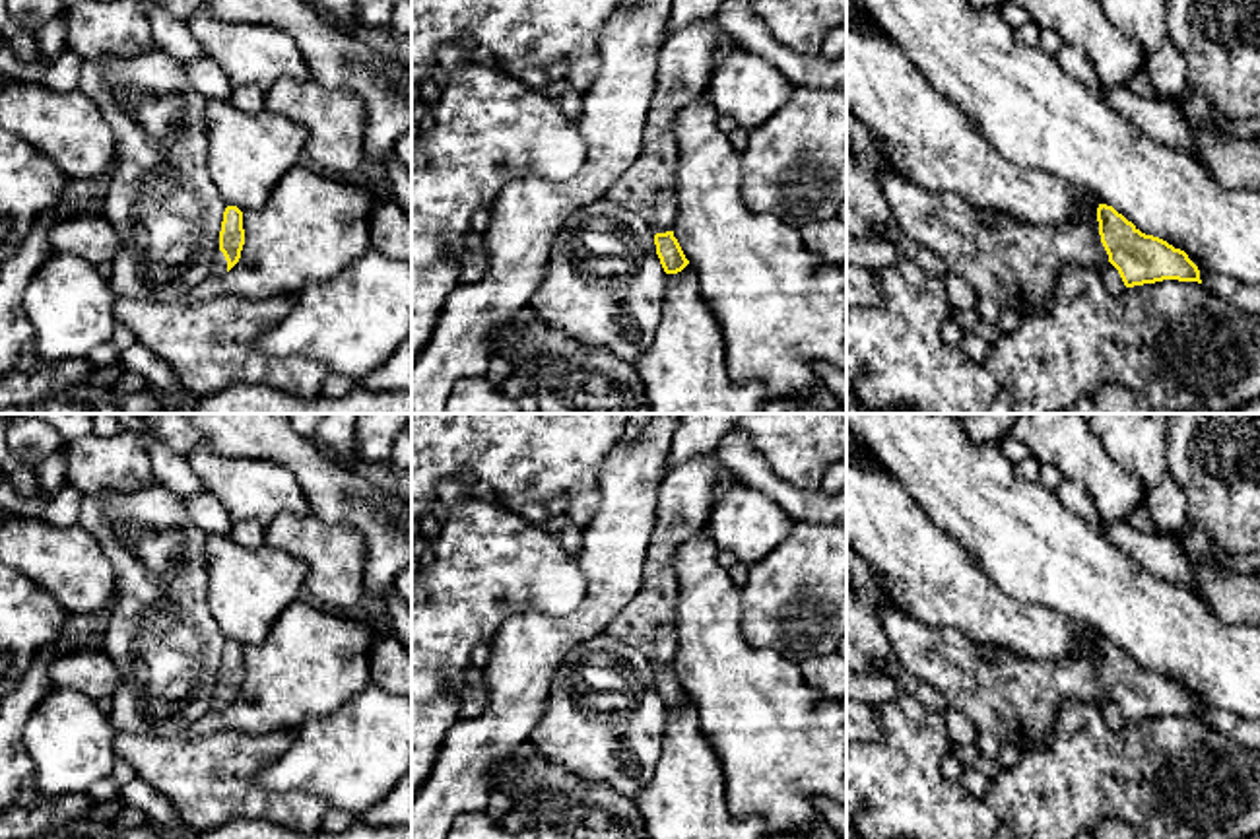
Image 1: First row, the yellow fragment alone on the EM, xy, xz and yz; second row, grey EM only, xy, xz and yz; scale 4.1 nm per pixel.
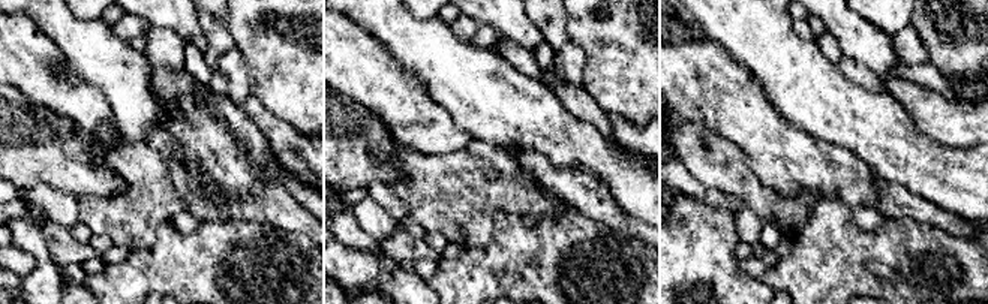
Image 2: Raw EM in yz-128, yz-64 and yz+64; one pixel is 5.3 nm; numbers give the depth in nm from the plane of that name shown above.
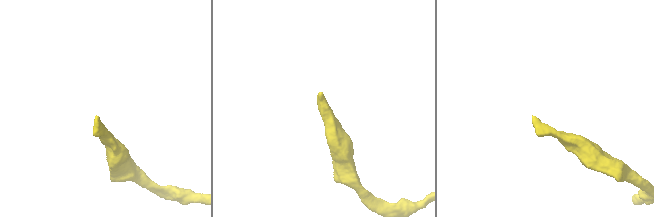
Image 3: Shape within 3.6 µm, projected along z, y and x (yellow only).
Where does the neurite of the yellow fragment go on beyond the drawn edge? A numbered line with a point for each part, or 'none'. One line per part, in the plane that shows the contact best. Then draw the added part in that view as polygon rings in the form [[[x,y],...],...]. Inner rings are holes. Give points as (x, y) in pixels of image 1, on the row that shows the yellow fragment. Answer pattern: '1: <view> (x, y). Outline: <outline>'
1: yz (1016, 263). Outline: [[[883,171],[879,185],[899,231],[938,252],[978,297],[994,297],[1021,319],[1052,305],[1066,266],[1099,272],[1109,262],[1095,200],[1068,223],[1031,225],[977,212],[959,194],[924,188],[895,171]]]

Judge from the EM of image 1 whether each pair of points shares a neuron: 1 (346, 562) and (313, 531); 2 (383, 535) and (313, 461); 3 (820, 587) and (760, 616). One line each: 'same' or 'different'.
1: same
2: same
3: same

